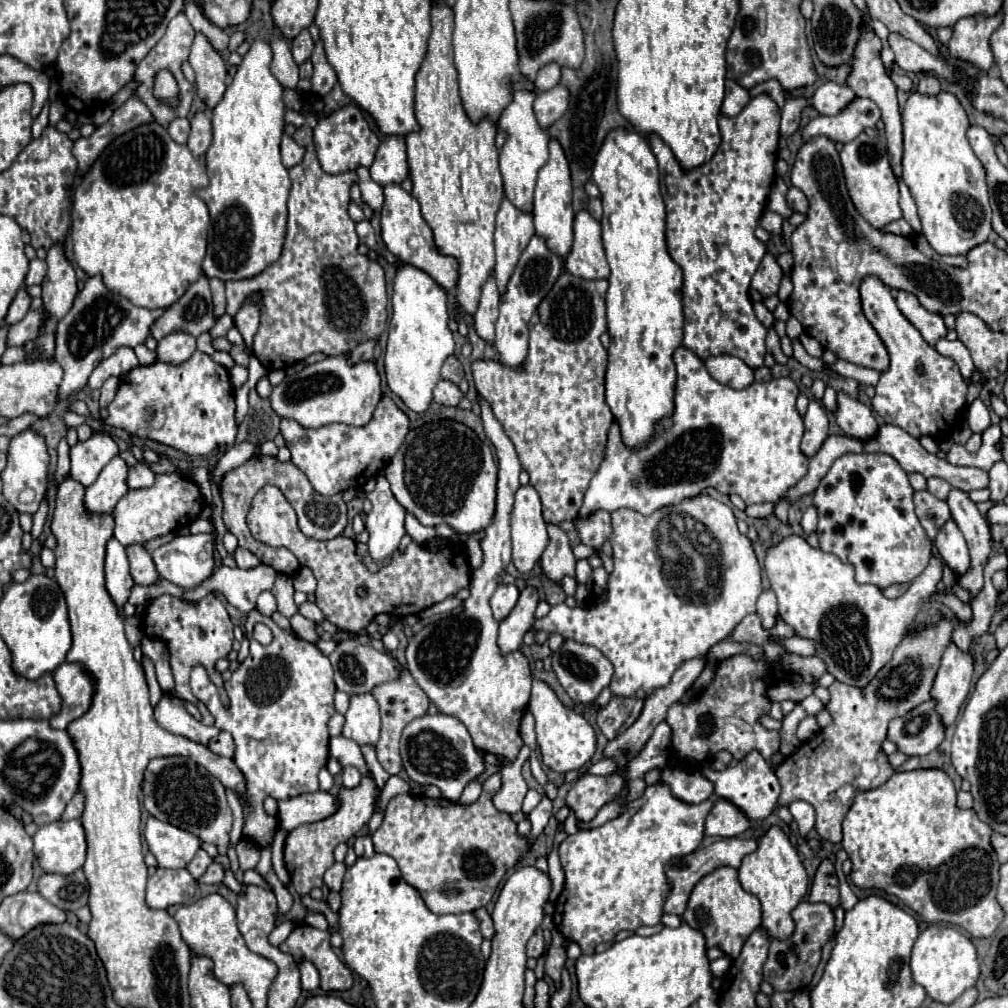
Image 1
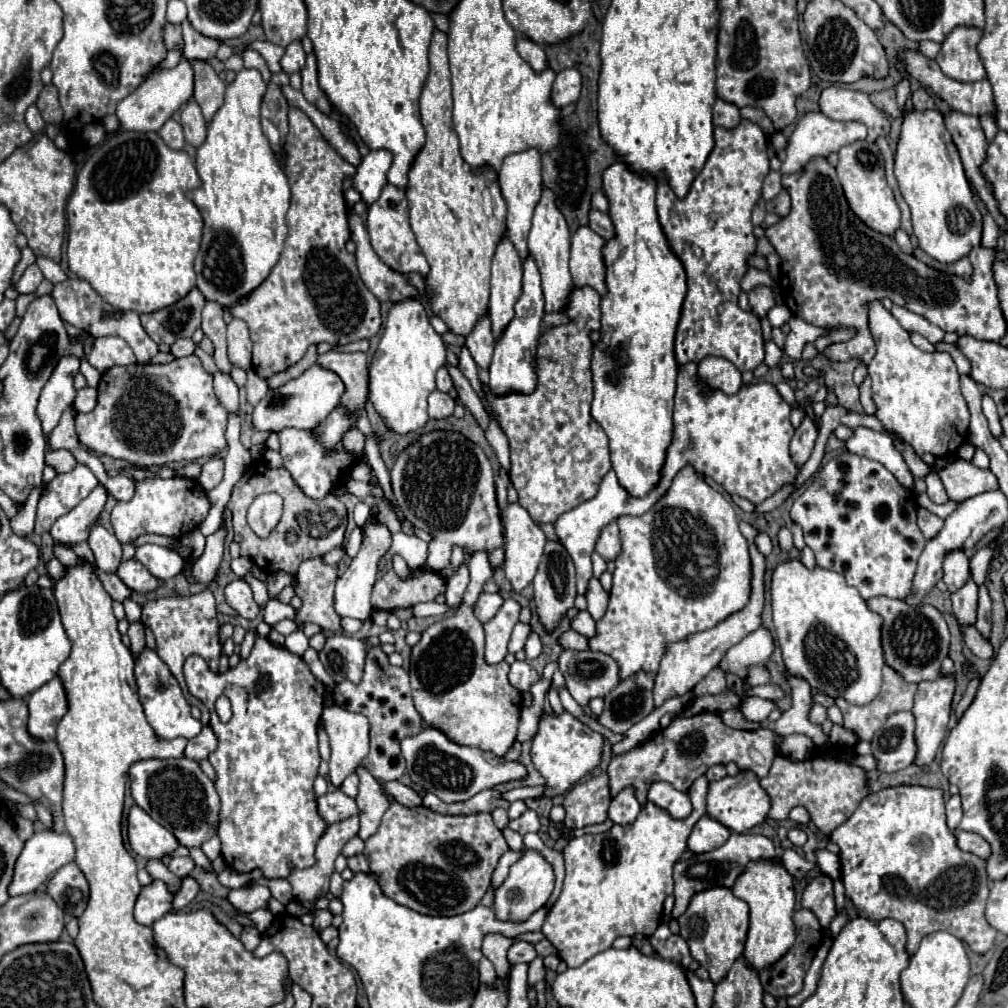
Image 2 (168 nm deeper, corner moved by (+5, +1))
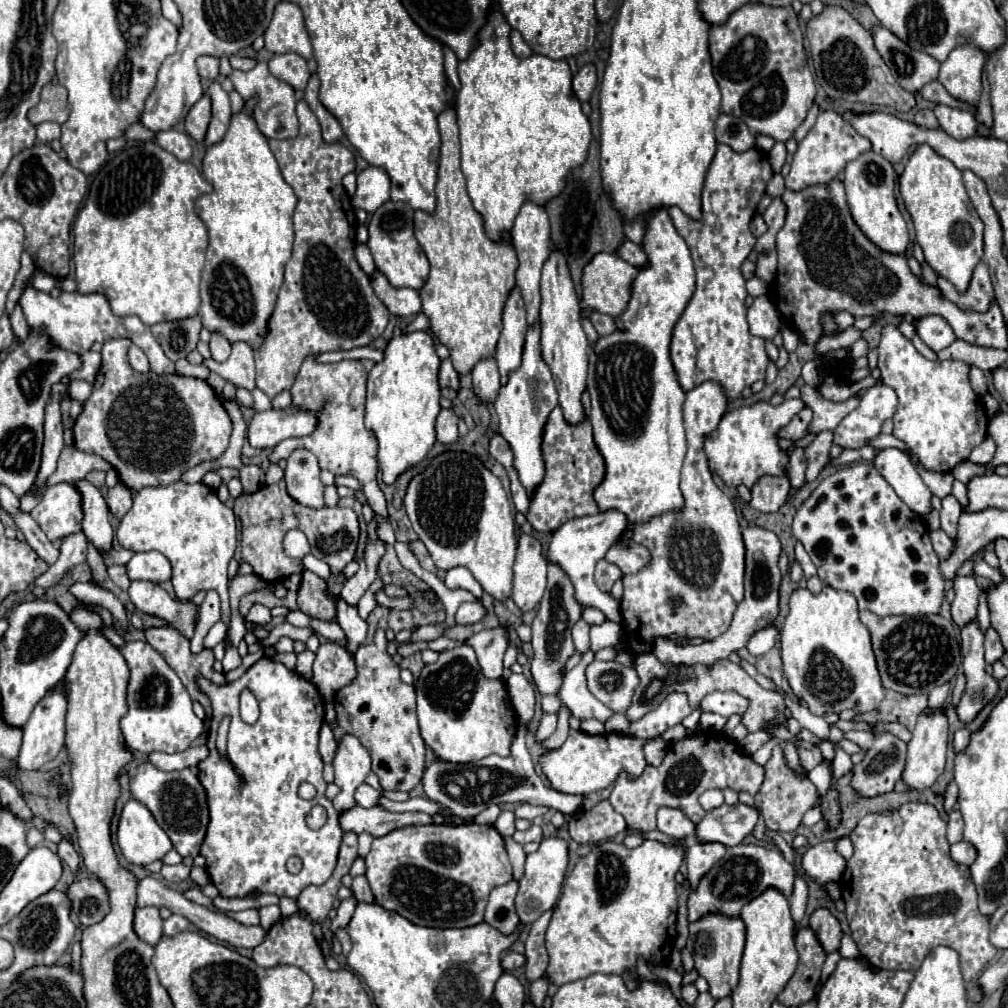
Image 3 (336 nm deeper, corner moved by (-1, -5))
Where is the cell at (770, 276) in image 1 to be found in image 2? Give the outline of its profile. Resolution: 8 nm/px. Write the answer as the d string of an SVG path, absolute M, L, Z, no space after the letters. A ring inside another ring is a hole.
M764 286L750 290L748 300L750 300L750 312L758 318L764 318L768 310L774 306L774 294L770 288L764 288Z

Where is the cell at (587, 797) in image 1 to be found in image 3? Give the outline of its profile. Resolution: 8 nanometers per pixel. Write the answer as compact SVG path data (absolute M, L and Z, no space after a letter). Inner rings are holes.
M600 800L592 810L570 816L568 822L570 838L578 844L598 844L624 834L626 828L624 816L616 814L608 800Z

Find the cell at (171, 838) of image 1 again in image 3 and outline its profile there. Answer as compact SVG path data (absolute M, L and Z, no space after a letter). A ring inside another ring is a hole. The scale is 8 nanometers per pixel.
M138 800L126 802L116 838L124 858L140 866L162 860L164 854L172 850L168 834L156 824L150 810Z

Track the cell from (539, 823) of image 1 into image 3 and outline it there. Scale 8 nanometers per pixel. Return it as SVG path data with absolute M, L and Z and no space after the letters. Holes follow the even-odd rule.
M510 880L504 886L496 886L488 898L484 922L500 930L502 934L514 932L514 928L520 924L516 908L514 908L516 892L518 892L518 882Z

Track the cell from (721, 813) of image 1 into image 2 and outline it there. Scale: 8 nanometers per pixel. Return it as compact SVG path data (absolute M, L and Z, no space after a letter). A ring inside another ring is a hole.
M708 816L700 818L688 838L688 852L692 854L706 854L710 850L716 850L722 846L732 832L728 828L722 828L716 820L710 820Z

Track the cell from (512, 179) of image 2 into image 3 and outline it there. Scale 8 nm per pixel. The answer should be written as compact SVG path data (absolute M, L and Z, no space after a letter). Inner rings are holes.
M524 202L524 206L520 208L514 226L510 230L512 234L512 242L514 248L518 252L518 270L516 270L516 284L522 290L524 302L526 302L526 314L528 314L528 324L538 320L538 308L540 308L540 272L542 272L542 264L550 254L550 222L548 222L548 214L546 208L536 204L536 202Z

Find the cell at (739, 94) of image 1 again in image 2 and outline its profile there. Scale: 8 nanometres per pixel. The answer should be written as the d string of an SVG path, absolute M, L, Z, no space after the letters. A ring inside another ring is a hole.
M716 100L714 110L712 110L712 122L714 126L722 126L726 130L732 130L740 124L740 110L734 104L726 104L724 100Z

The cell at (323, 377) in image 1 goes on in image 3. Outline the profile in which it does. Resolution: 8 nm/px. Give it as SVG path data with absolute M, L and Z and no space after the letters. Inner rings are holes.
M288 406L284 410L270 408L256 412L248 426L248 442L254 448L272 448L286 438L302 438L316 430L316 414Z

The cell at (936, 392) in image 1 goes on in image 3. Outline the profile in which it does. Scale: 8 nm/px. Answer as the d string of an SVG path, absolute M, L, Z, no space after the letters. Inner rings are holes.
M886 324L878 344L878 368L882 382L894 388L898 406L892 416L894 436L918 456L926 470L950 472L956 464L968 460L968 454L978 446L988 432L988 416L980 396L968 382L970 366L958 360L930 362L914 344L904 338L898 326Z

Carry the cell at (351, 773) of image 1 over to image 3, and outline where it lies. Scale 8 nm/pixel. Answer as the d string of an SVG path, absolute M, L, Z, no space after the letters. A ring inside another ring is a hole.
M360 784L358 790L356 790L356 804L360 804L362 808L372 808L372 806L376 804L378 796L380 796L380 794L378 794L372 786Z

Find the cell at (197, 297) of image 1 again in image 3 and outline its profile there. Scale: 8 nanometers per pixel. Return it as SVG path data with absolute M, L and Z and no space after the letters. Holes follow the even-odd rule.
M196 314L192 318L186 318L186 320L160 322L160 324L152 326L154 338L160 342L164 354L170 360L186 358L186 354L196 348L200 330L202 330L200 314Z

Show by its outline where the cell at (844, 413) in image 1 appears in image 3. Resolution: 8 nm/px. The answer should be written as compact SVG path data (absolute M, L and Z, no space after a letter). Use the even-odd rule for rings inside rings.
M898 448L878 450L872 464L886 478L886 482L894 488L894 492L916 512L926 514L930 510L932 492L918 476L910 458Z

